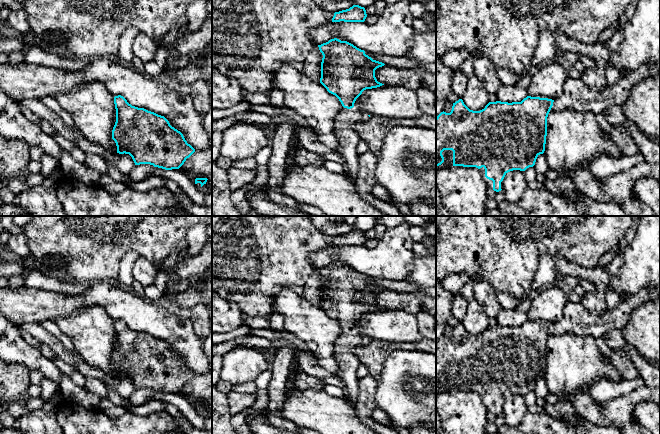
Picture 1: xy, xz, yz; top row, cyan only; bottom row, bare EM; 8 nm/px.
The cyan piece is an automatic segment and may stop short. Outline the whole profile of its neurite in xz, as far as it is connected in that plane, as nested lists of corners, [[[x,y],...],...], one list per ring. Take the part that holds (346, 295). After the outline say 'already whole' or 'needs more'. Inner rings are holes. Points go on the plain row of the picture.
[[[337,262],[318,269],[318,271],[323,279],[320,307],[329,317],[335,319],[343,330],[335,344],[335,358],[339,367],[336,374],[342,380],[348,392],[348,397],[345,399],[355,408],[358,399],[358,378],[356,371],[360,362],[354,355],[353,349],[368,344],[369,340],[363,335],[355,333],[354,327],[364,314],[384,309],[377,305],[375,294],[385,288],[373,284],[365,278],[364,274],[357,272],[353,268]]] | needs more

